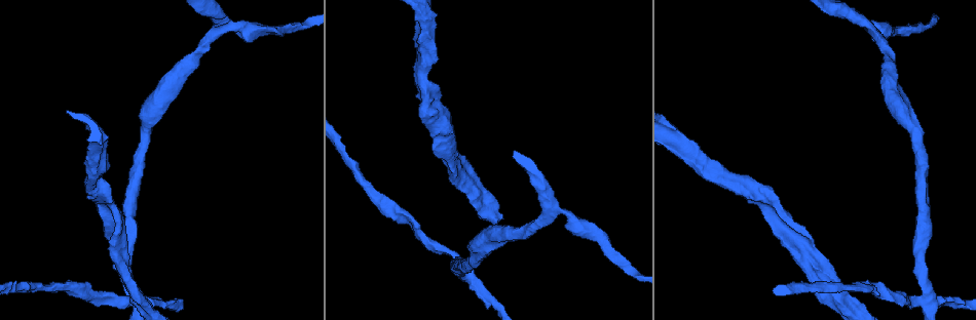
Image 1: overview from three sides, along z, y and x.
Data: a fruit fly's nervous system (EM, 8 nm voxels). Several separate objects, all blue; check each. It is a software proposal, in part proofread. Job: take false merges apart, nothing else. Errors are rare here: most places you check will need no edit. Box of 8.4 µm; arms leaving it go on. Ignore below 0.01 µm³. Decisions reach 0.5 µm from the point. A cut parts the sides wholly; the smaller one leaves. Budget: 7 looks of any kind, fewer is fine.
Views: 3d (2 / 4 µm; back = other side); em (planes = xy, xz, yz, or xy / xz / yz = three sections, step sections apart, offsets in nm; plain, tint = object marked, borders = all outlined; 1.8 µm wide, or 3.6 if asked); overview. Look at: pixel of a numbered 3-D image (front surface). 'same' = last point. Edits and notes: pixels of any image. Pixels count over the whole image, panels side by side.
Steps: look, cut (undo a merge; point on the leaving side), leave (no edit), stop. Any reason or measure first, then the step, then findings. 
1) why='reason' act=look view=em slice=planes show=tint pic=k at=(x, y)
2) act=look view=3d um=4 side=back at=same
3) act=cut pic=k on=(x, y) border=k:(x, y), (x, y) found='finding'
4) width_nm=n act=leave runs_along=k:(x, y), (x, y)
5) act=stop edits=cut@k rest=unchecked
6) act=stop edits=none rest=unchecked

why='sharp bend' act=look view=3d um=4 pic=1 at=(928, 298)

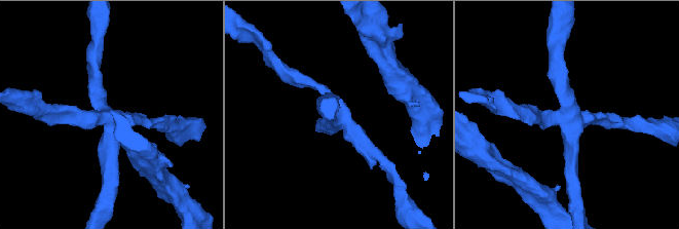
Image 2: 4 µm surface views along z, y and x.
arms=4 why='now the EM' act=look view=em slice=planes show=plain pic=2 at=(566, 112)

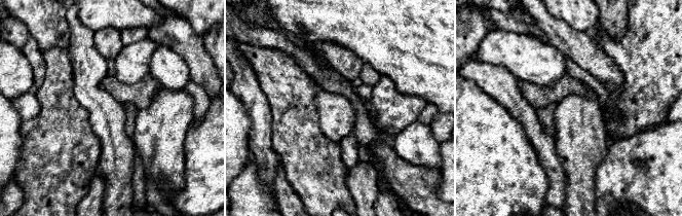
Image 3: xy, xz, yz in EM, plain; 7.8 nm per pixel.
act=look view=em slice=planes show=borders at=same

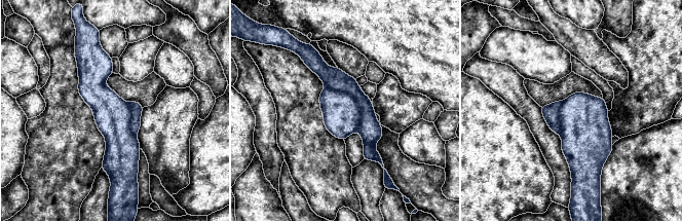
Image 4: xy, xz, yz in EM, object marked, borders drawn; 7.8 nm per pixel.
act=cut pic=4 on=(370, 129) found='a second neuron is stuck on'

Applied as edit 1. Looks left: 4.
act=look view=overview

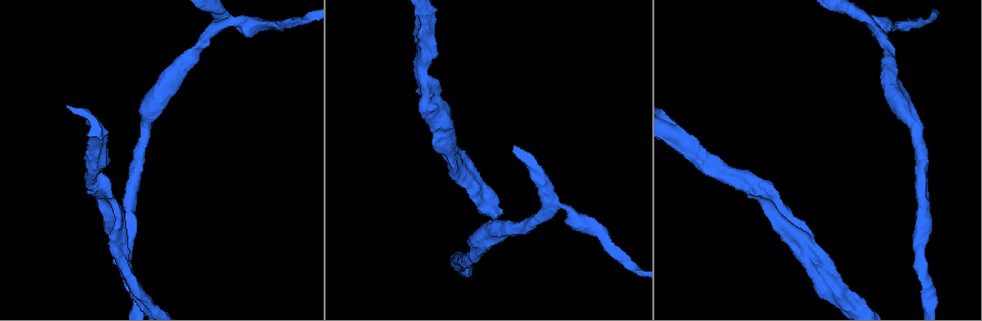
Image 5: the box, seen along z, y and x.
why='abrupt turn' act=look view=em slice=xy step=8 show=tint pic=5 at=(444, 122)

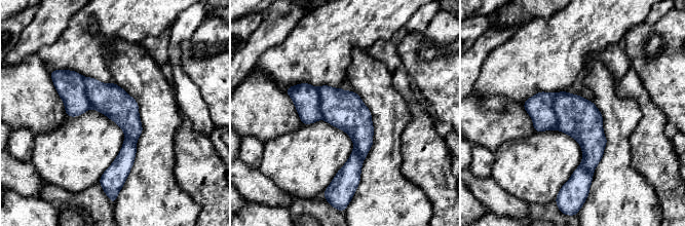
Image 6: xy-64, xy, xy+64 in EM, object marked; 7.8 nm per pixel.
act=look view=em slice=yz step=4 show=tint at=same

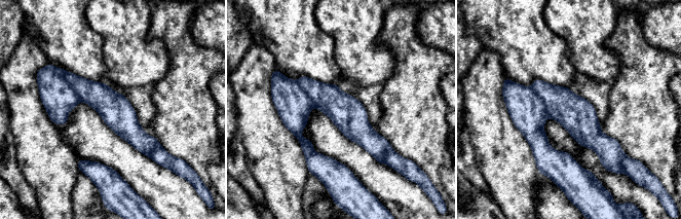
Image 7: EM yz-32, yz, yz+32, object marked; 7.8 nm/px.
width_nm=260 act=cut pic=7 on=(526, 109) found='two neurons meet here'

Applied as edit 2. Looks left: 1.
act=stop edits=cut@4,cut@7 rest=unchecked

